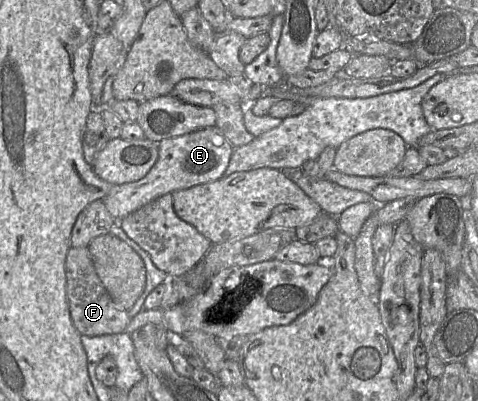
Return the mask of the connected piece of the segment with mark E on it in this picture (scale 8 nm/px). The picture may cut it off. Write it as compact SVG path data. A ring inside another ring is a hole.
M215 125L164 139L158 142L158 147L158 160L144 178L131 183L114 185L101 199L118 222L163 195L223 177L234 148Z

